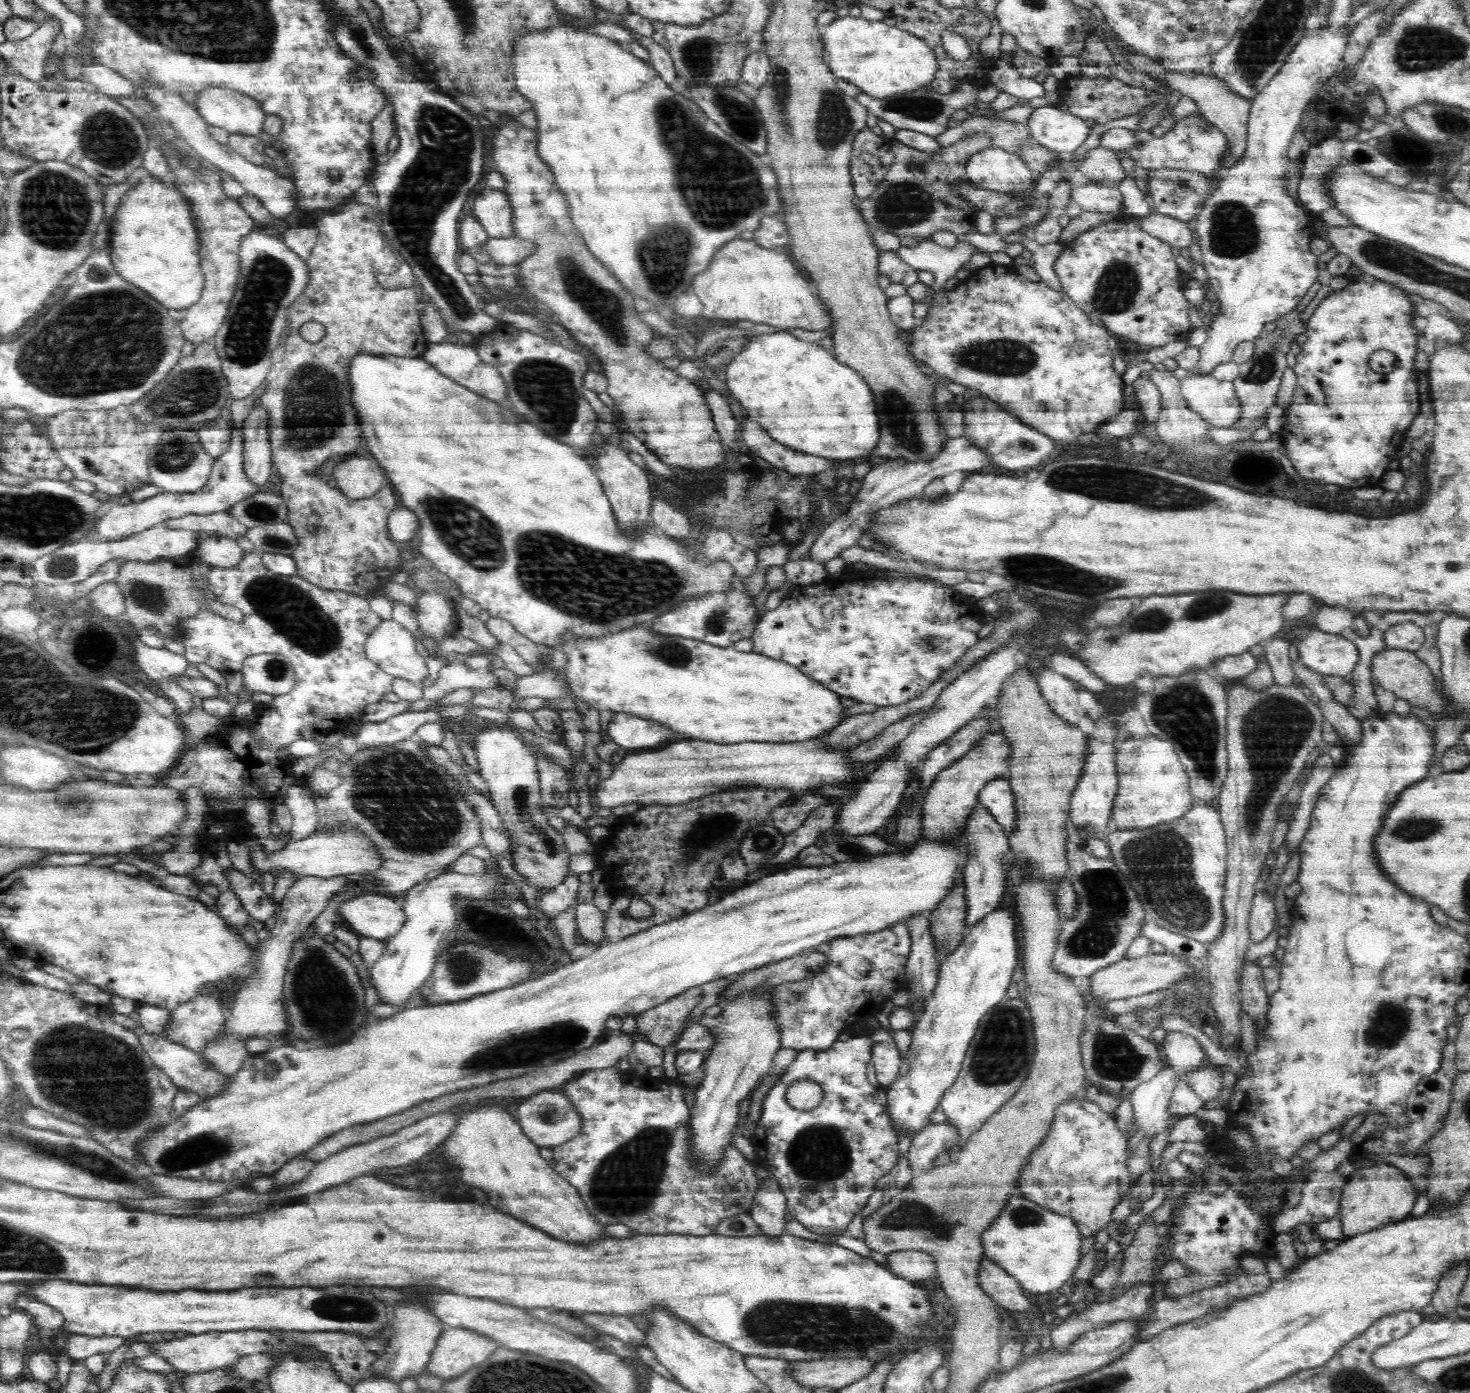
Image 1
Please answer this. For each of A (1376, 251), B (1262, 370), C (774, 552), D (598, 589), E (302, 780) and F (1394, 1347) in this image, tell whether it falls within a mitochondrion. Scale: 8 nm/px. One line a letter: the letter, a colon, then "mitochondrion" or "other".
A: mitochondrion
B: mitochondrion
C: other
D: mitochondrion
E: other
F: other

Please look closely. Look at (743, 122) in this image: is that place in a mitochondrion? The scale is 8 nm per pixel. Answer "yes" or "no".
yes

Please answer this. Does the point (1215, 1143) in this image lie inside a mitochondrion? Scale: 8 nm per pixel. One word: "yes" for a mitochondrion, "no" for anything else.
no

